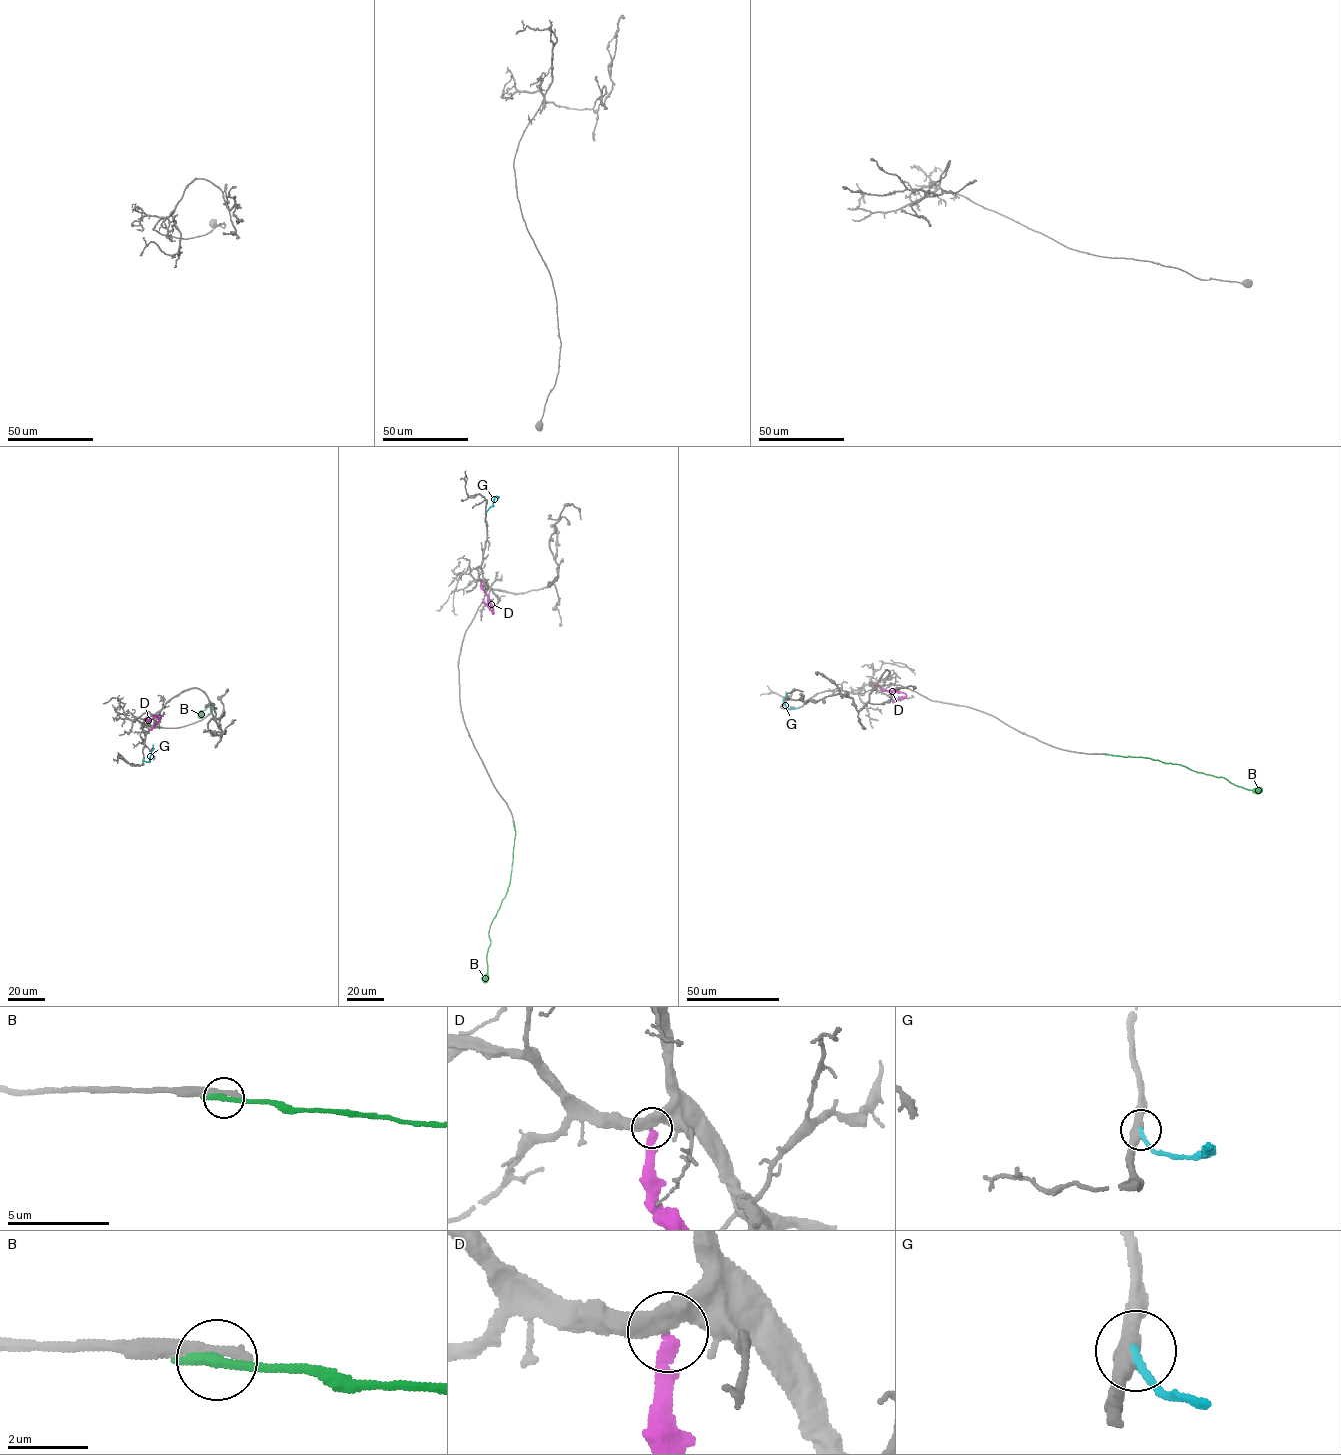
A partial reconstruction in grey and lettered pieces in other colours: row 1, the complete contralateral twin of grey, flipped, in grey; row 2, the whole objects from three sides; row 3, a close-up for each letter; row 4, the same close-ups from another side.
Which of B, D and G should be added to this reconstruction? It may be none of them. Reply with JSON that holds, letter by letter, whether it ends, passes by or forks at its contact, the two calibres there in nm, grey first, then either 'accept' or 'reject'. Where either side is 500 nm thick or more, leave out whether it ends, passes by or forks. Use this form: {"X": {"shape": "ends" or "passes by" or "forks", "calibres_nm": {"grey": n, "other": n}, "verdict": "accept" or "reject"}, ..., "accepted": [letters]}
{"B": {"shape": "ends", "calibres_nm": {"grey": 340, "other": 340}, "verdict": "reject"}, "D": {"shape": "ends", "calibres_nm": {"grey": 400, "other": 200}, "verdict": "reject"}, "G": {"shape": "ends", "calibres_nm": {"grey": 440, "other": 200}, "verdict": "reject"}, "accepted": []}

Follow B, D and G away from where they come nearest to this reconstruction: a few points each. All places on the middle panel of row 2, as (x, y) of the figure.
B: (514, 825), (510, 881), (490, 926), (487, 979), (484, 982)
D: (481, 581), (493, 613), (483, 601)
G: (486, 512), (493, 505), (494, 497), (499, 497)

